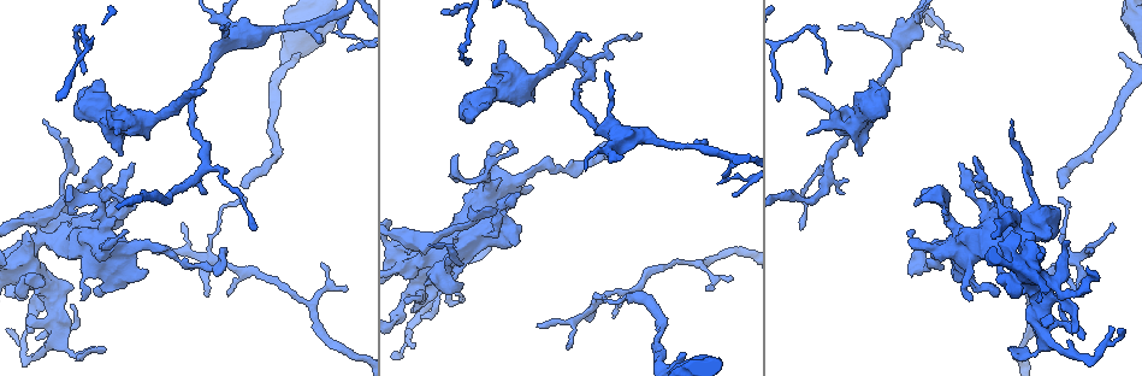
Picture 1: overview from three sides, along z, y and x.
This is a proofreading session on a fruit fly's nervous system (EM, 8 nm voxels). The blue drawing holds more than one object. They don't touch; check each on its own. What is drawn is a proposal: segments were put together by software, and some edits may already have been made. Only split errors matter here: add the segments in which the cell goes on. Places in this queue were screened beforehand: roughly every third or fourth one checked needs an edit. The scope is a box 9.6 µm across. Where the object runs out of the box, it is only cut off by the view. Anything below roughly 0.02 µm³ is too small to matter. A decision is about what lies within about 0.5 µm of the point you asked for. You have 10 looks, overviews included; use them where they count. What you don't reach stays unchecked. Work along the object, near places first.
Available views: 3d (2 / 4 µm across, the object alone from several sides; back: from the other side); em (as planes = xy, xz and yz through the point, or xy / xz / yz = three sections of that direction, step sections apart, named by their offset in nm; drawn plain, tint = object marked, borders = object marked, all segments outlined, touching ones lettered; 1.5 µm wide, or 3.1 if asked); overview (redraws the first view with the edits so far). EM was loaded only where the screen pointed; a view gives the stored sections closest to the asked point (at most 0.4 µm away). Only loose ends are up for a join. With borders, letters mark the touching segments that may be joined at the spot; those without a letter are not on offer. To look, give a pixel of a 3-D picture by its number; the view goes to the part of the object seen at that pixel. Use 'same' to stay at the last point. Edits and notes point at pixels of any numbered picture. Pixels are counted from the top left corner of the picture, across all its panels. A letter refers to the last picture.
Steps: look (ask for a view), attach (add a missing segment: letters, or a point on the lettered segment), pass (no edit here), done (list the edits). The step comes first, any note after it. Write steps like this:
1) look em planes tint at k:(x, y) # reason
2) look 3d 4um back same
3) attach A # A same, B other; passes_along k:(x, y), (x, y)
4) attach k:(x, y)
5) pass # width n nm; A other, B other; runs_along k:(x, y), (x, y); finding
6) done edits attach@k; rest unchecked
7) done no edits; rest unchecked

look 3d 2um back at 1:(321, 35) # thin end

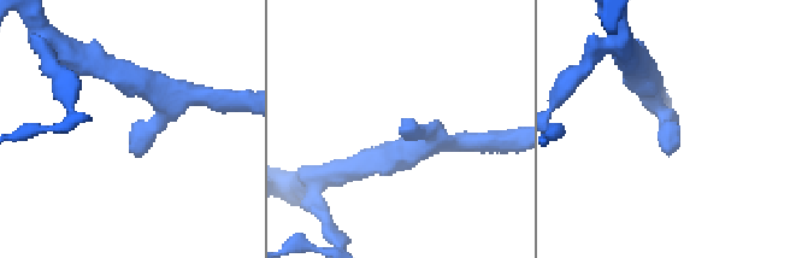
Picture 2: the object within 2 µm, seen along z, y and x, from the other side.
look em planes borders at 2:(679, 132)

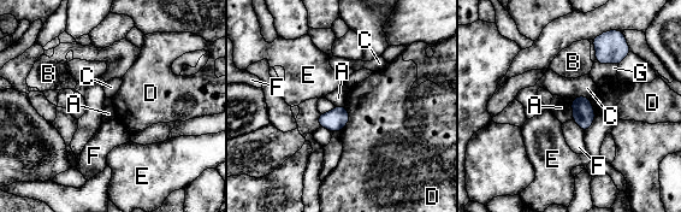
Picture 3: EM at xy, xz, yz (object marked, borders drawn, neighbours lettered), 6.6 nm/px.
pass # A other, B other, C other, D other, E other, F other, G other; none of them fits

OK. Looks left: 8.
look em planes plain at 1:(225, 247) # thin end

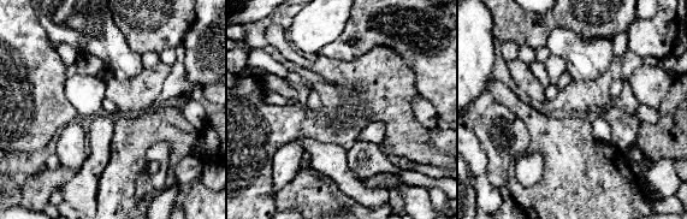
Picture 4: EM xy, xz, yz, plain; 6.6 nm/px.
look em planes borders same # see the neighbours

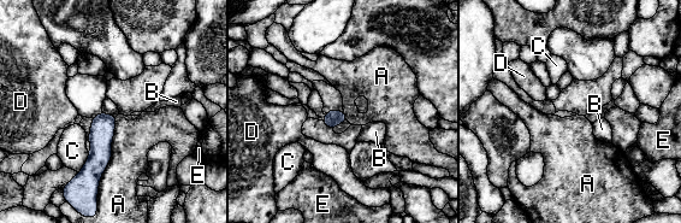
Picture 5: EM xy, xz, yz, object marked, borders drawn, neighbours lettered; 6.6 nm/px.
pass # A other, B other, C other, D other, E other; border 5:(117, 116), (112, 158), (96, 195); none of them fits

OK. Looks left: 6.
look em planes borders at 1:(117, 132) # branch stops here

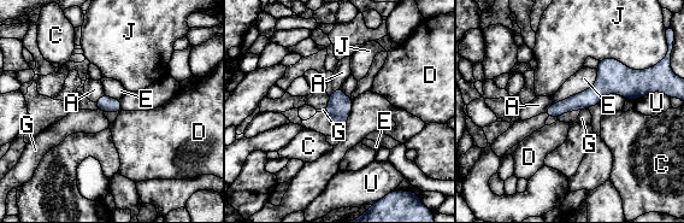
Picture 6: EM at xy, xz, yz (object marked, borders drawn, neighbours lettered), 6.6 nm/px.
pass # longest_contact E 400 nm; A other, C other, D other, E other, G other, J other, U other; runs_along 6:(642, 92), (601, 87), (549, 112); none of them fits

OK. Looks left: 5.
look em planes plain at 1:(204, 91) # branch stops here

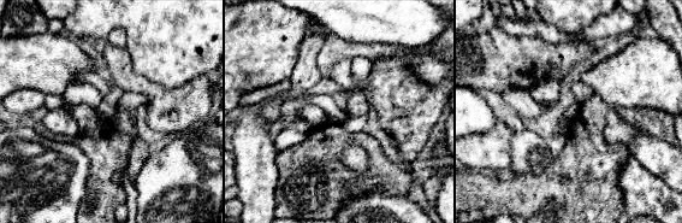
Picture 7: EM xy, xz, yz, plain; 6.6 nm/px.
look em planes borders same

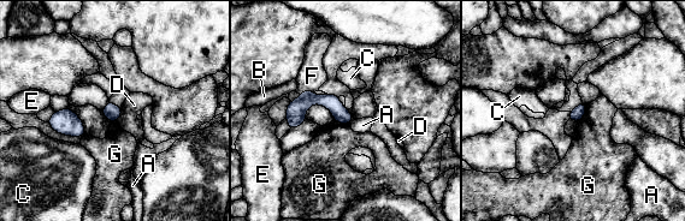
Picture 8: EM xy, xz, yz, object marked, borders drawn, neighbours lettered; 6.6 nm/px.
attach F # A other, B other, C other, D other, E other, F same, G other; passes_along 8:(296, 109), (306, 89), (312, 76); the cell continues

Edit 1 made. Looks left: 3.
done edits attach@8; rest unchecked

